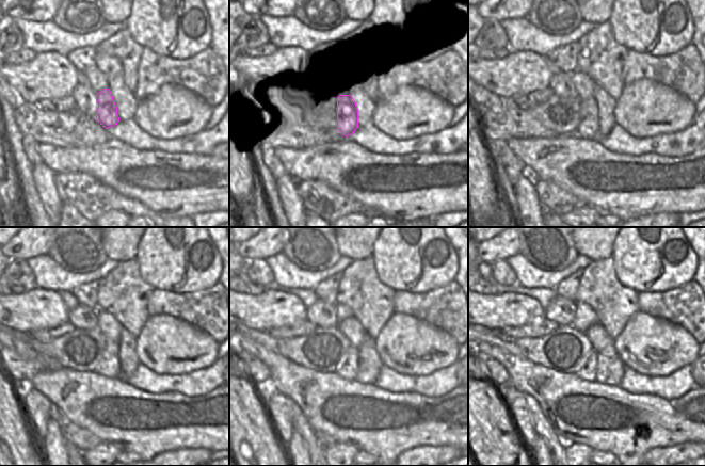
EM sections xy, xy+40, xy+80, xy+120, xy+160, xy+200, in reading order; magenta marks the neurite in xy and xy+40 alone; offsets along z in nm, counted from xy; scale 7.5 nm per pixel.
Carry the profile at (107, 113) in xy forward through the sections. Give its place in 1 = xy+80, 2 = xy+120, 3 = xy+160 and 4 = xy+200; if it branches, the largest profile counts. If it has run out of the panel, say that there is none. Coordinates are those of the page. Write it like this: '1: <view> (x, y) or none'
1: xy+80 (587, 129)
2: xy+120 (109, 366)
3: xy+160 (349, 368)
4: xy+200 (588, 371)

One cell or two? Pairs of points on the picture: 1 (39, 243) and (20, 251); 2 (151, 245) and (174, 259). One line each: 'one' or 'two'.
1: one
2: one

